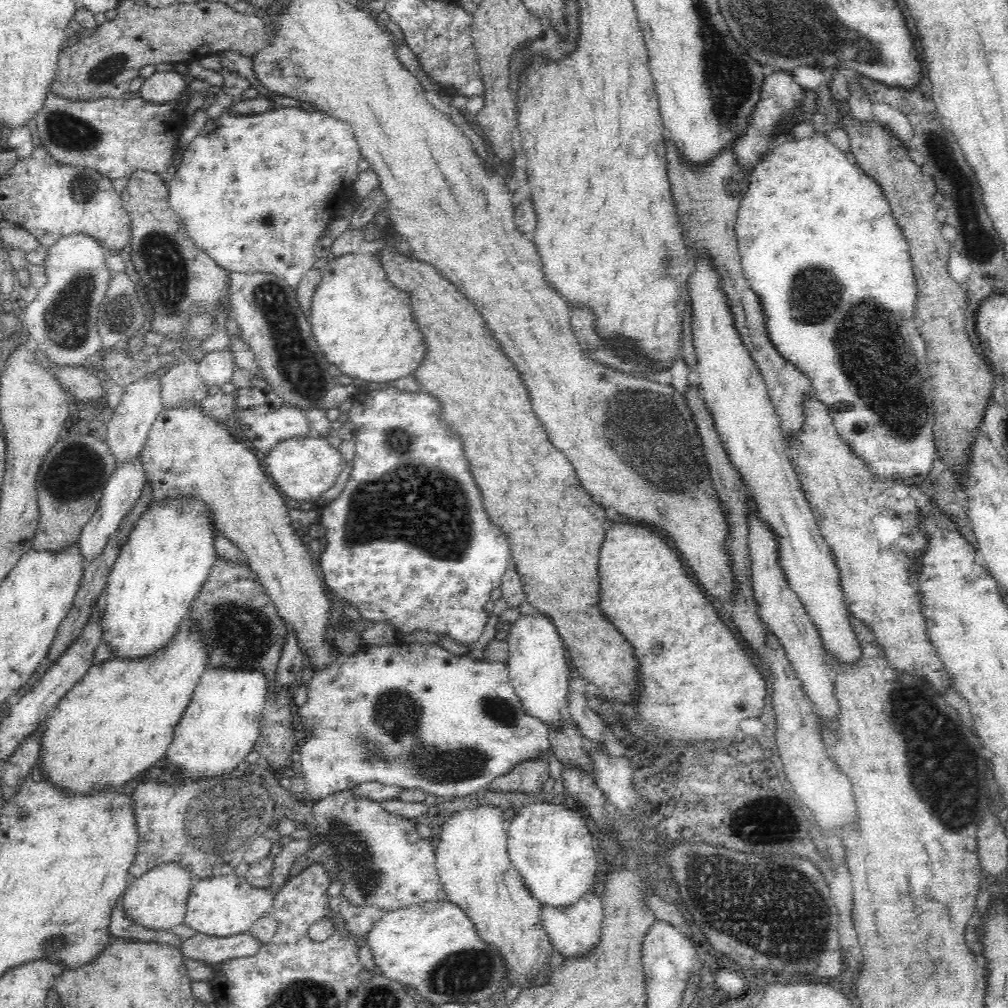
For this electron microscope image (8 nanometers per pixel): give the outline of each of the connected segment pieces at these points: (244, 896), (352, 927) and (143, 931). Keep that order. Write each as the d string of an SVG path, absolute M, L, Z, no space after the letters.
M236 873L197 879L188 896L185 922L196 933L219 937L249 933L260 918L269 914L272 888L254 888L245 876Z
M342 894L330 898L330 909L334 910L335 914L341 915L348 931L356 938L367 936L374 924L377 924L388 912L382 907L368 903L354 905Z
M118 899L112 907L112 914L108 920L108 930L110 935L130 940L140 941L164 941L165 943L175 944L181 948L183 941L170 931L151 930L146 926L137 924L127 916L122 907L122 899Z

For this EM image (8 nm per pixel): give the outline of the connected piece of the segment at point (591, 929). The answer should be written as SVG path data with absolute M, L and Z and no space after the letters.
M590 889L565 908L541 904L540 921L555 951L564 957L584 956L594 948L602 934L603 911L602 900Z

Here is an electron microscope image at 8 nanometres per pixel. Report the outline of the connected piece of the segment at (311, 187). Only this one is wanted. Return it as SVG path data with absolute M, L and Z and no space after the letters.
M280 107L254 116L232 116L227 114L225 108L217 118L208 119L183 152L182 160L176 166L176 173L169 181L168 200L170 207L182 219L190 238L200 249L206 251L222 270L228 273L267 272L283 278L286 284L296 291L303 274L315 262L316 242L320 240L320 235L327 225L336 218L335 215L340 212L340 208L348 199L348 194L353 190L354 181L358 178L360 158L359 144L351 126L347 122L328 116L325 112L308 112L301 107Z

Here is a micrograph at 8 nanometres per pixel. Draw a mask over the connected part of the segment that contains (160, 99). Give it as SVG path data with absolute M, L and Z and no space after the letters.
M176 71L154 72L144 80L141 98L156 105L169 104L183 96L186 83L186 79Z

